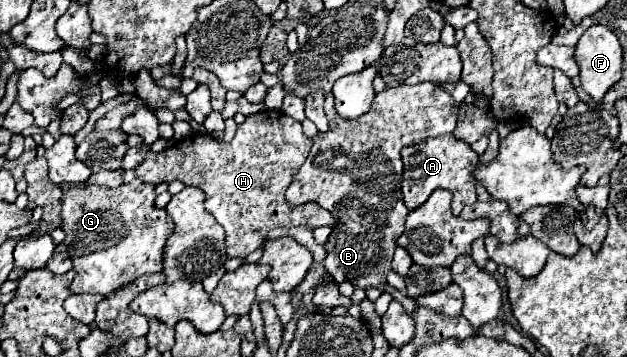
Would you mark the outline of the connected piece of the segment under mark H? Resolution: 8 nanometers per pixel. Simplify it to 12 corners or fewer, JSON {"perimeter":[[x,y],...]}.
{"perimeter":[[284,112],[246,116],[230,142],[196,134],[148,152],[136,178],[202,188],[246,258],[278,226],[334,224],[290,206],[312,140]]}

